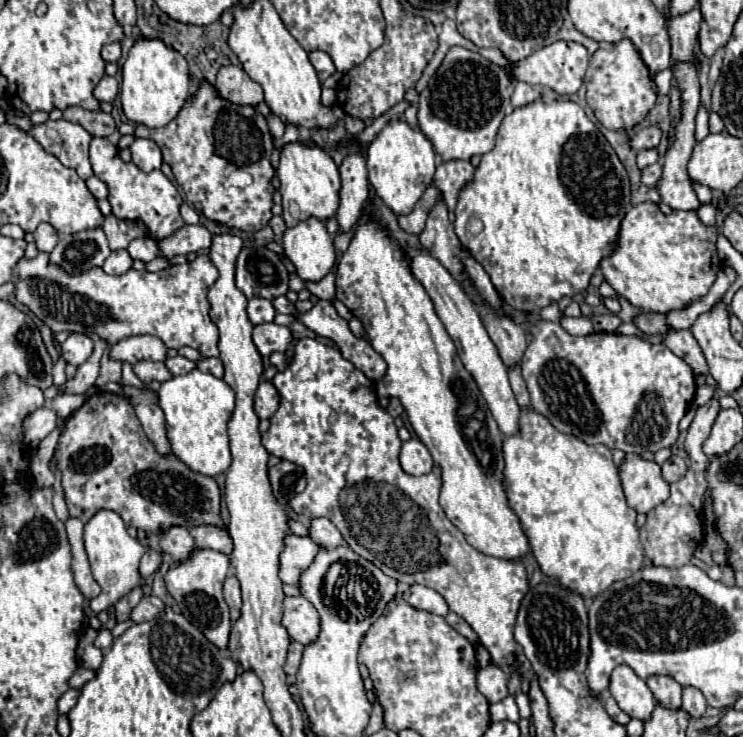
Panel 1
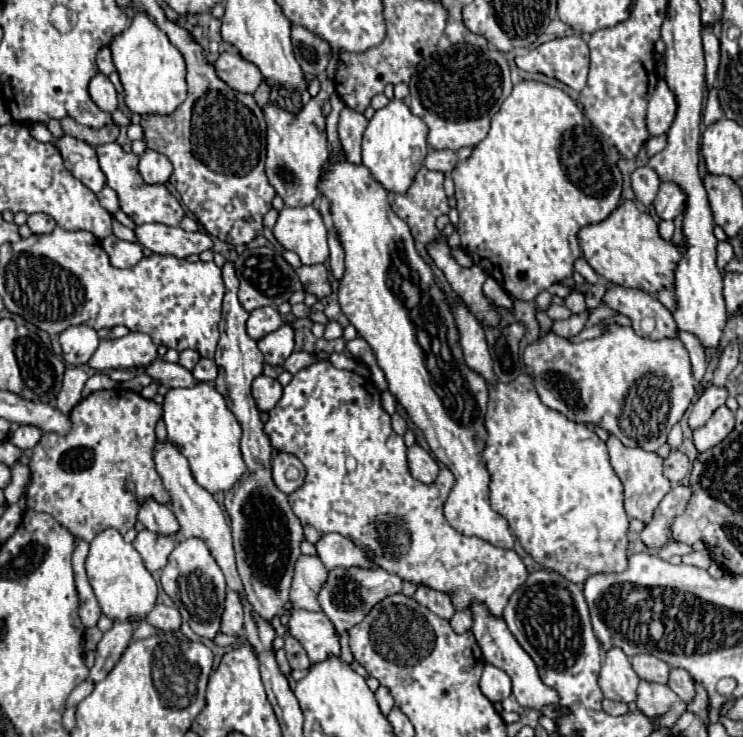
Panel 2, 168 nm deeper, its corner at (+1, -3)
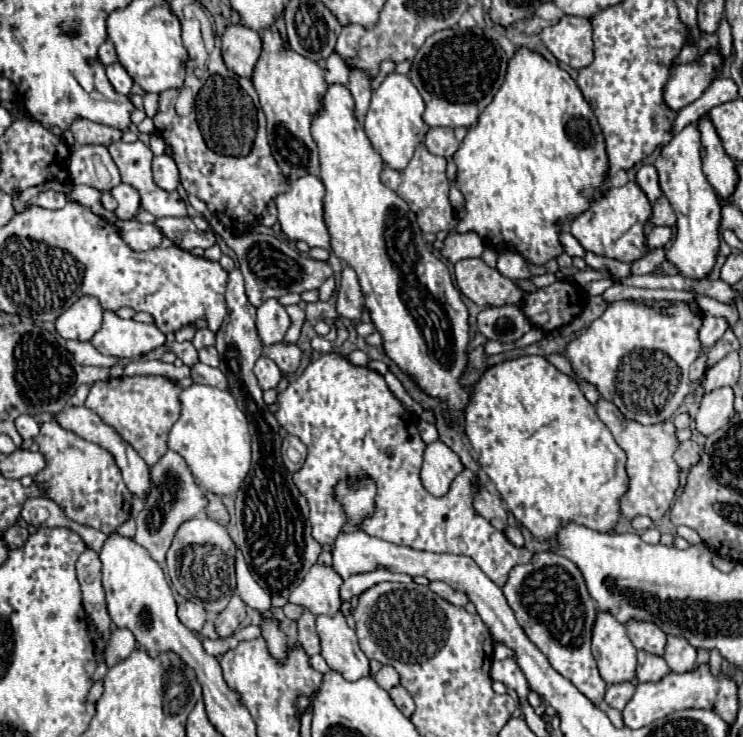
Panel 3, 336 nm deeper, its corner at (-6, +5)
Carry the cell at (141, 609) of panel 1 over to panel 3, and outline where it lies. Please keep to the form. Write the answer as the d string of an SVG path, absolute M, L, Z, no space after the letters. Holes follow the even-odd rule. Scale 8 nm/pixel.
M182 602L182 604L178 604L178 618L188 630L200 632L206 622L206 612L202 606L198 606L194 602Z

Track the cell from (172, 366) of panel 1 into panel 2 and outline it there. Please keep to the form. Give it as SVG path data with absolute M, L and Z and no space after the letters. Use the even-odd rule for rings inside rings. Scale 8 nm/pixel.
M183 350L181 356L179 356L179 364L185 366L187 370L193 370L193 366L197 364L199 358L201 358L201 356L197 354L197 350Z

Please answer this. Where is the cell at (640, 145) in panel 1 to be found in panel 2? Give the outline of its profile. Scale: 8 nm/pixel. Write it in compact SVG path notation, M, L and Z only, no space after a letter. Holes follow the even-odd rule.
M661 78L655 86L655 92L649 100L647 108L647 130L651 136L665 134L669 126L673 124L673 118L677 114L677 100L673 98L673 92L669 90L667 82Z

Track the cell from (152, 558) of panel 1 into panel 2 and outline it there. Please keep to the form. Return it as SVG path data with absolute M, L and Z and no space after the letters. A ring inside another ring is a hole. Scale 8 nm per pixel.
M141 530L137 532L133 546L143 556L145 568L149 572L157 572L167 564L171 550L177 546L177 536L175 534L161 536L161 534L153 534L151 530Z

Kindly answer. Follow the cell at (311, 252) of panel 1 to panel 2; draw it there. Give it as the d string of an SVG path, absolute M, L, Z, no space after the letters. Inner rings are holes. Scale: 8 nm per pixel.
M285 206L273 226L277 242L299 254L303 264L323 264L329 258L327 228L319 210L309 206Z

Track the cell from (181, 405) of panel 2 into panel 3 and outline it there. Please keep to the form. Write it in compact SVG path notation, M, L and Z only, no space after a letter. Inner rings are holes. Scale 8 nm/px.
M192 384L180 392L182 412L168 434L168 448L178 452L190 466L196 482L218 496L236 494L250 468L248 420L228 390Z

